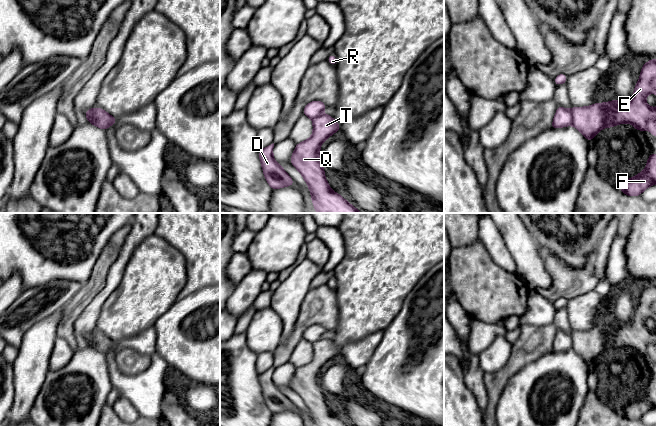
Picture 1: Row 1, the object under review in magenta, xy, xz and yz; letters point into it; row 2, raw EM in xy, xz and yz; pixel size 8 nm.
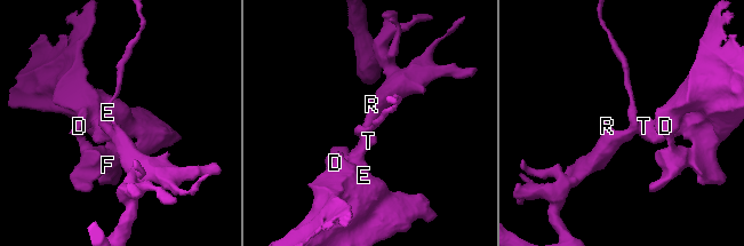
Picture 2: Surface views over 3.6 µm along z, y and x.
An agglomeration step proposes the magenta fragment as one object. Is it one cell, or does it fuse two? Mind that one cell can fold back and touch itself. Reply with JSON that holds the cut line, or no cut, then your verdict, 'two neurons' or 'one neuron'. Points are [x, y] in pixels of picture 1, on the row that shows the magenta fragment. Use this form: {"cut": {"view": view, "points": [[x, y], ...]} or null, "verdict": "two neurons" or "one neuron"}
{"cut": {"view": "yz", "points": [[570, 109], [572, 123]]}, "verdict": "two neurons"}

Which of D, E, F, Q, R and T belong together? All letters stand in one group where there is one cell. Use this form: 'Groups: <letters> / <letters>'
Groups: D E F Q T / R

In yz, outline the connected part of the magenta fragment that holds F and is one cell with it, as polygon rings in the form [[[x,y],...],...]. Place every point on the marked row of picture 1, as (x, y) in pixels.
[[[650,153],[645,170],[619,183],[618,187],[628,196],[640,196],[646,188],[653,184],[656,184],[656,154]]]

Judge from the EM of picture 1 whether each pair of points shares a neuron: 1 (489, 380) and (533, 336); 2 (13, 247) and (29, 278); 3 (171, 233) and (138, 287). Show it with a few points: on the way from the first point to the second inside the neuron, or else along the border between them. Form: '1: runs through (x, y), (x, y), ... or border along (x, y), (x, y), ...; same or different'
1: runs through (502, 376), (527, 349); same
2: runs through (21, 255), (29, 263), (29, 270); same
3: border along (155, 233), (174, 246), (184, 256); different

